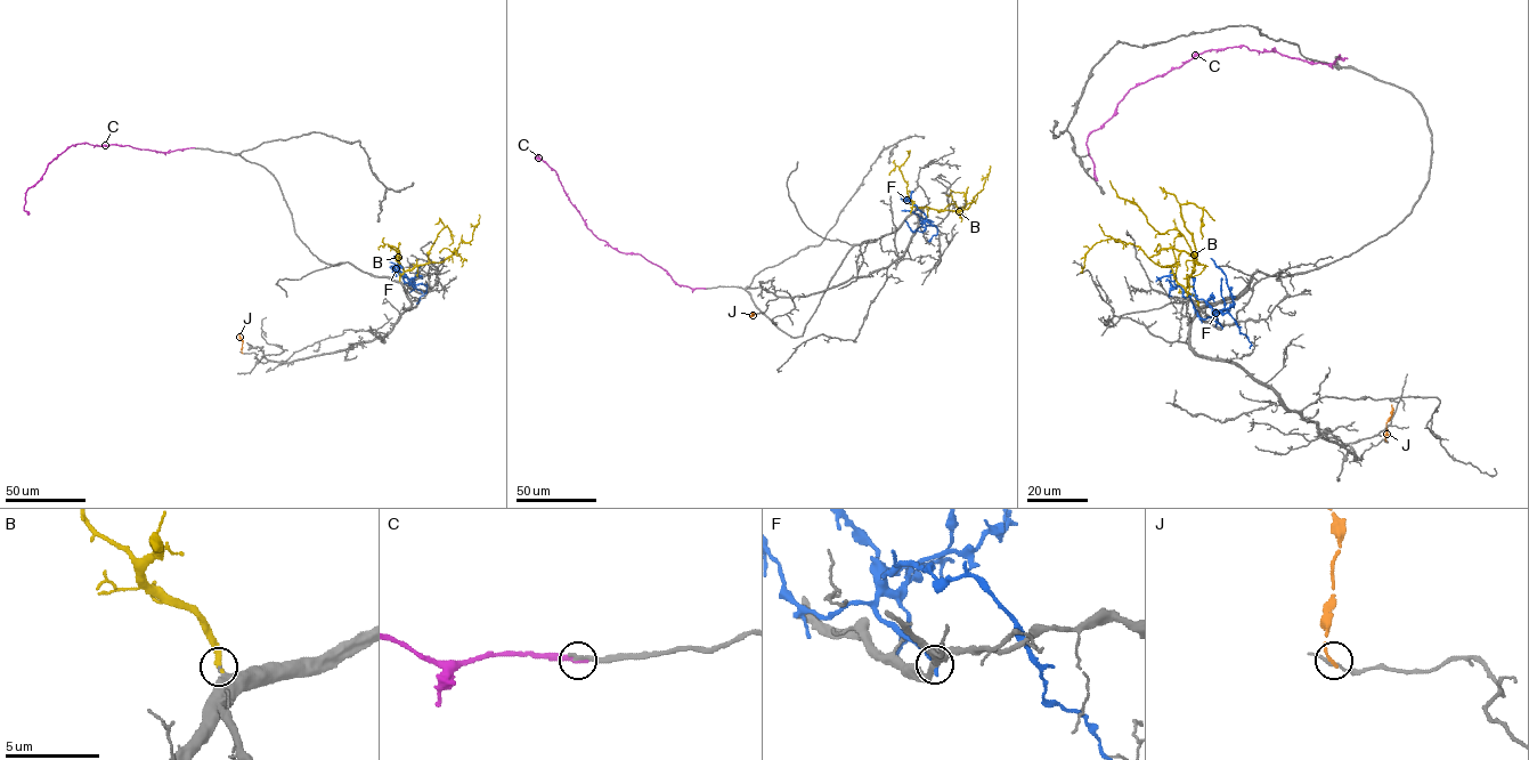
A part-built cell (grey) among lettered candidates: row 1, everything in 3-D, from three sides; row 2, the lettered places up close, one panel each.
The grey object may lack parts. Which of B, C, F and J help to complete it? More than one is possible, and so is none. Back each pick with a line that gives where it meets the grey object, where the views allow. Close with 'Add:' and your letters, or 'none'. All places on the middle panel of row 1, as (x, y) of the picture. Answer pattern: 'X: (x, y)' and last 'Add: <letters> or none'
B: (910, 212)
Add: B

